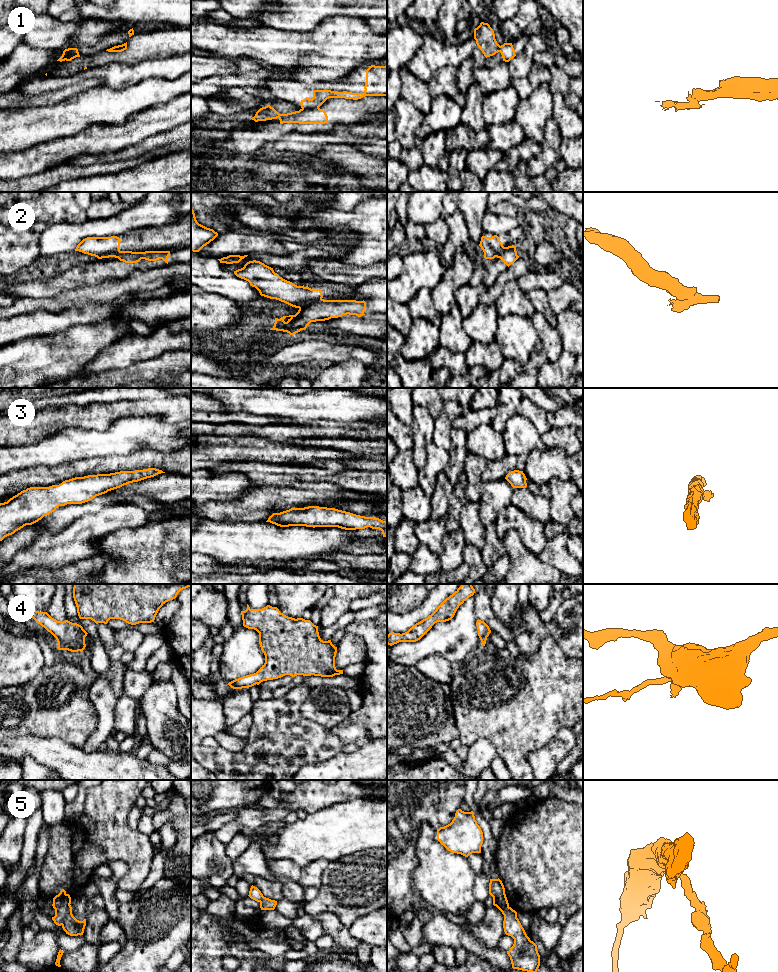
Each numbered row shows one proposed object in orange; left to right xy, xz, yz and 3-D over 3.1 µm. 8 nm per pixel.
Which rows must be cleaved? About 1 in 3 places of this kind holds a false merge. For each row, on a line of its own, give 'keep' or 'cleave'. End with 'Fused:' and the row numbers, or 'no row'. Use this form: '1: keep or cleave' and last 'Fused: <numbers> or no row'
1: cleave
2: cleave
3: keep
4: keep
5: cleave
Fused: 1, 2, 5

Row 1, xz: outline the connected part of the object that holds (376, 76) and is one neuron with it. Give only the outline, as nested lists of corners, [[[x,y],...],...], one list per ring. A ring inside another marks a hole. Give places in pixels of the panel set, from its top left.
[[[371,65],[366,70],[366,84],[363,93],[313,90],[313,98],[301,100],[302,109],[319,108],[329,98],[358,100],[365,96],[387,96],[387,66]]]

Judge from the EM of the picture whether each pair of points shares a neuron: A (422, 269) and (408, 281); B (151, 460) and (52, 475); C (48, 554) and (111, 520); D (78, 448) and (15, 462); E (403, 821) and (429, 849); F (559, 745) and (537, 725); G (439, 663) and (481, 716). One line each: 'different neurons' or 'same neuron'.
A: same neuron
B: same neuron
C: same neuron
D: same neuron
E: different neurons
F: different neurons
G: different neurons

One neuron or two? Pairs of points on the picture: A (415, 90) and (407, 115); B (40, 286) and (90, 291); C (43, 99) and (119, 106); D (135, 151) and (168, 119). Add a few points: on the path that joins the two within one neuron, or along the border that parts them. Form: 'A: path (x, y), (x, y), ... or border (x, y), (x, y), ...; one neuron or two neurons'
A: border (401, 96), (413, 104), (424, 116); two neurons
B: border (97, 285), (83, 285), (52, 298); two neurons
C: border (82, 92), (71, 95), (56, 103), (37, 107); two neurons
D: border (171, 129), (154, 134), (137, 144), (127, 147); two neurons

